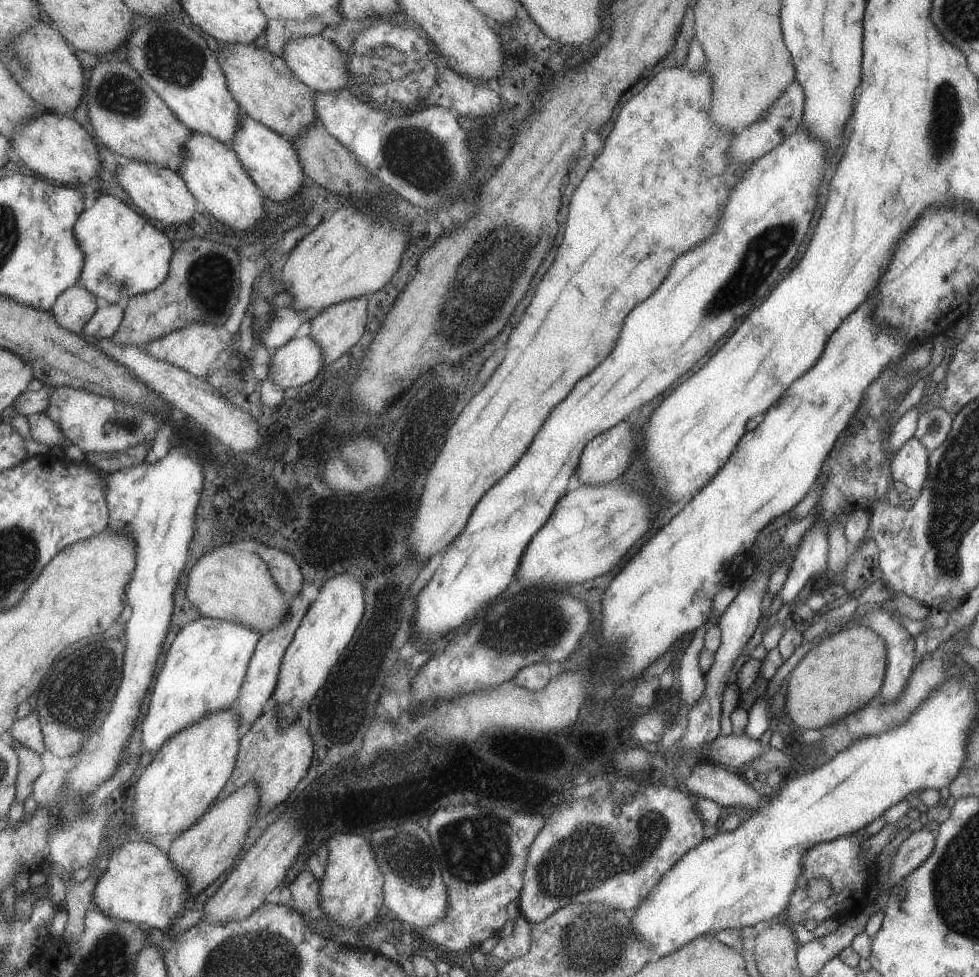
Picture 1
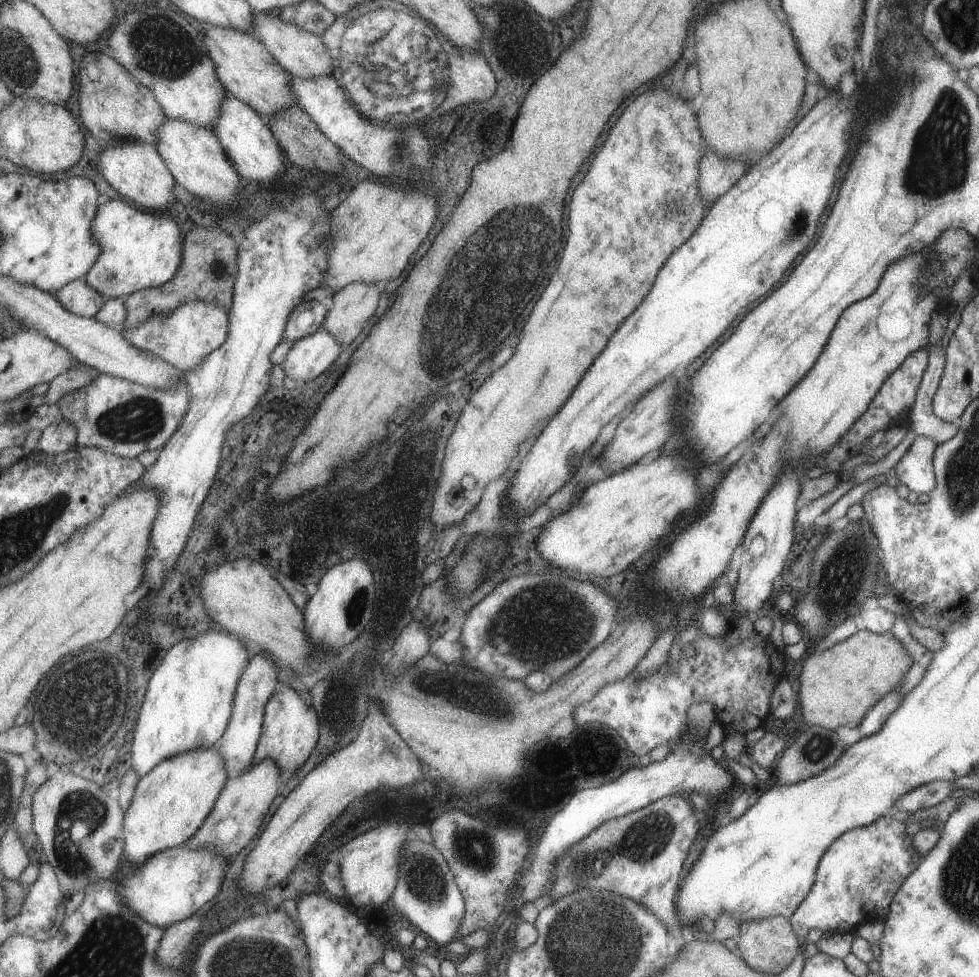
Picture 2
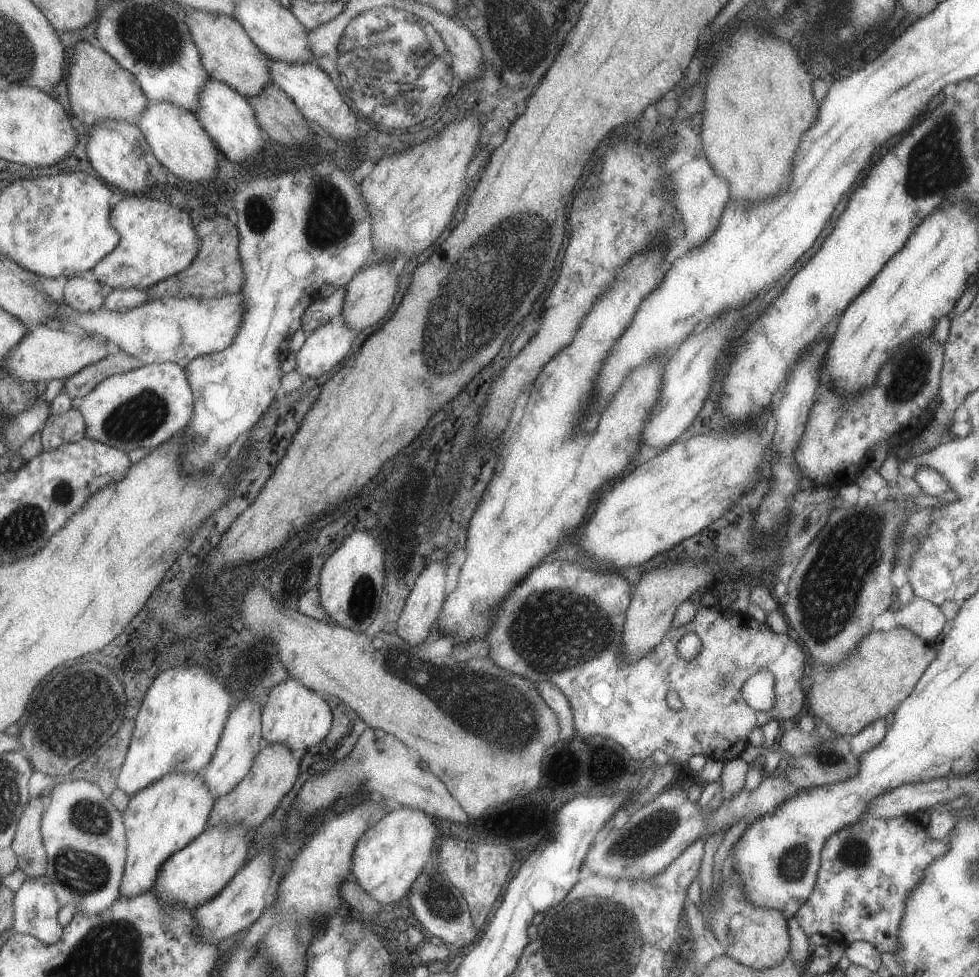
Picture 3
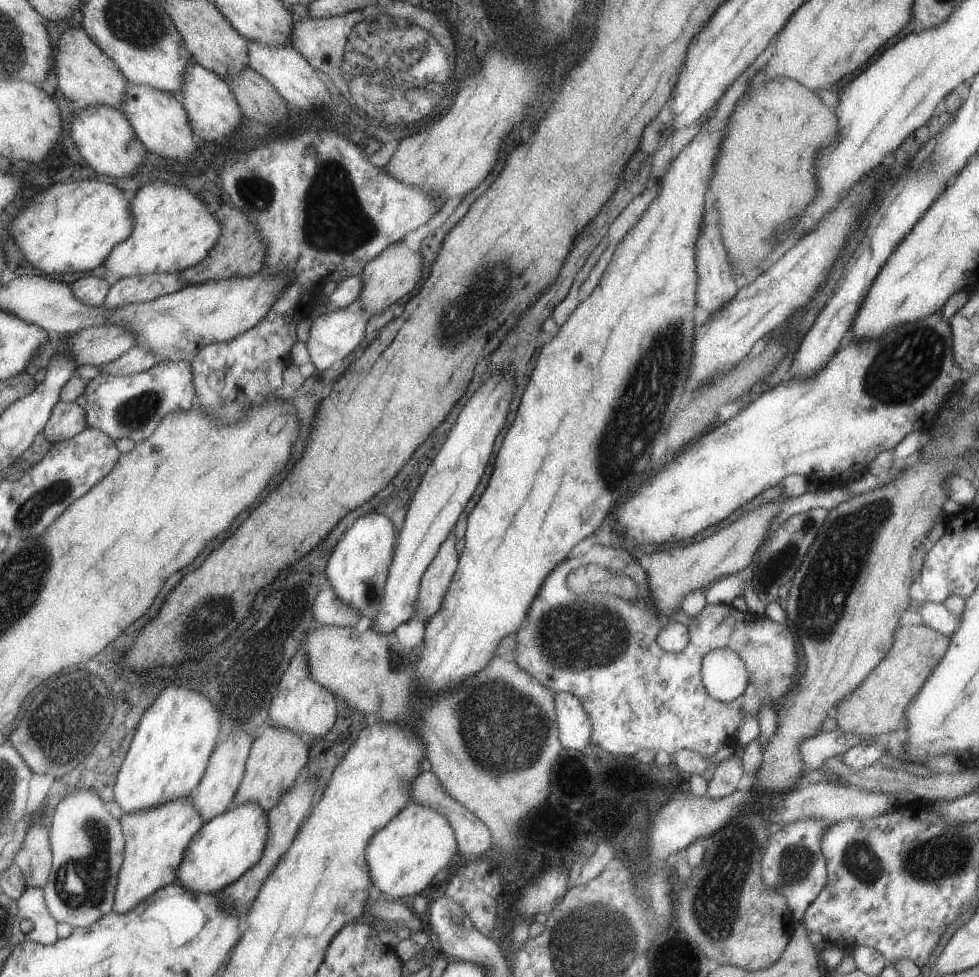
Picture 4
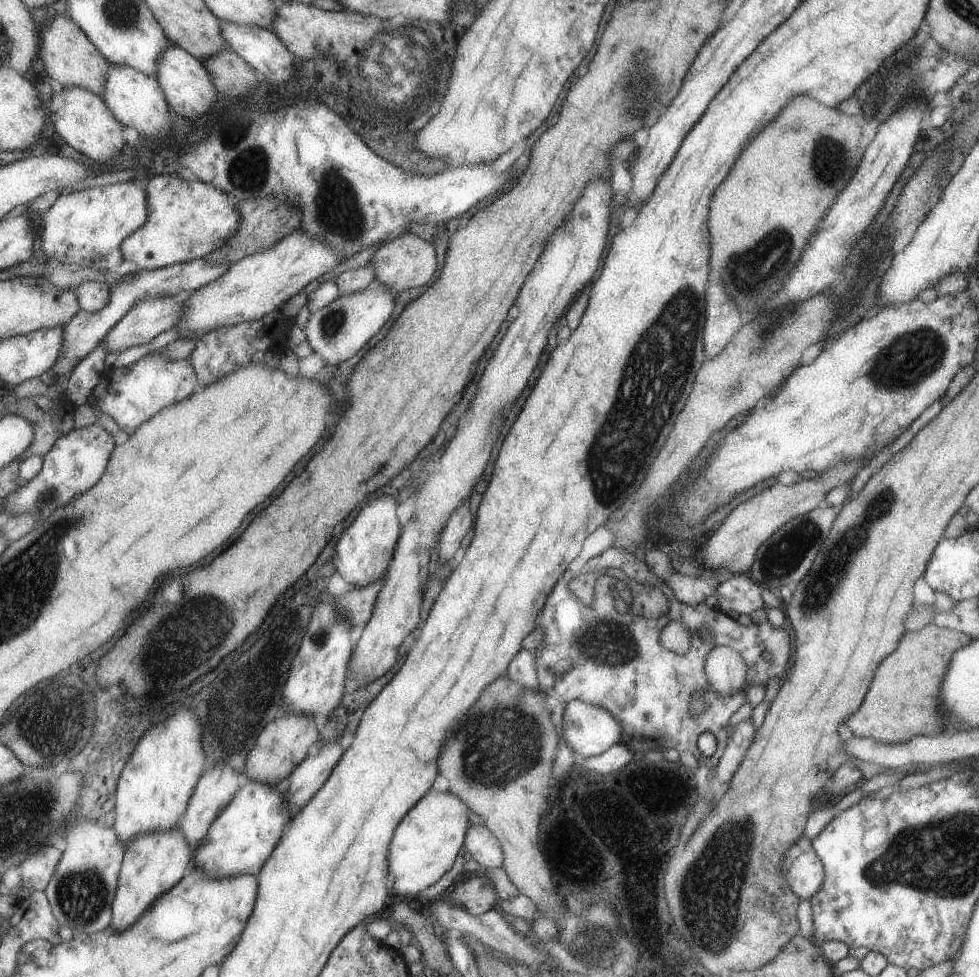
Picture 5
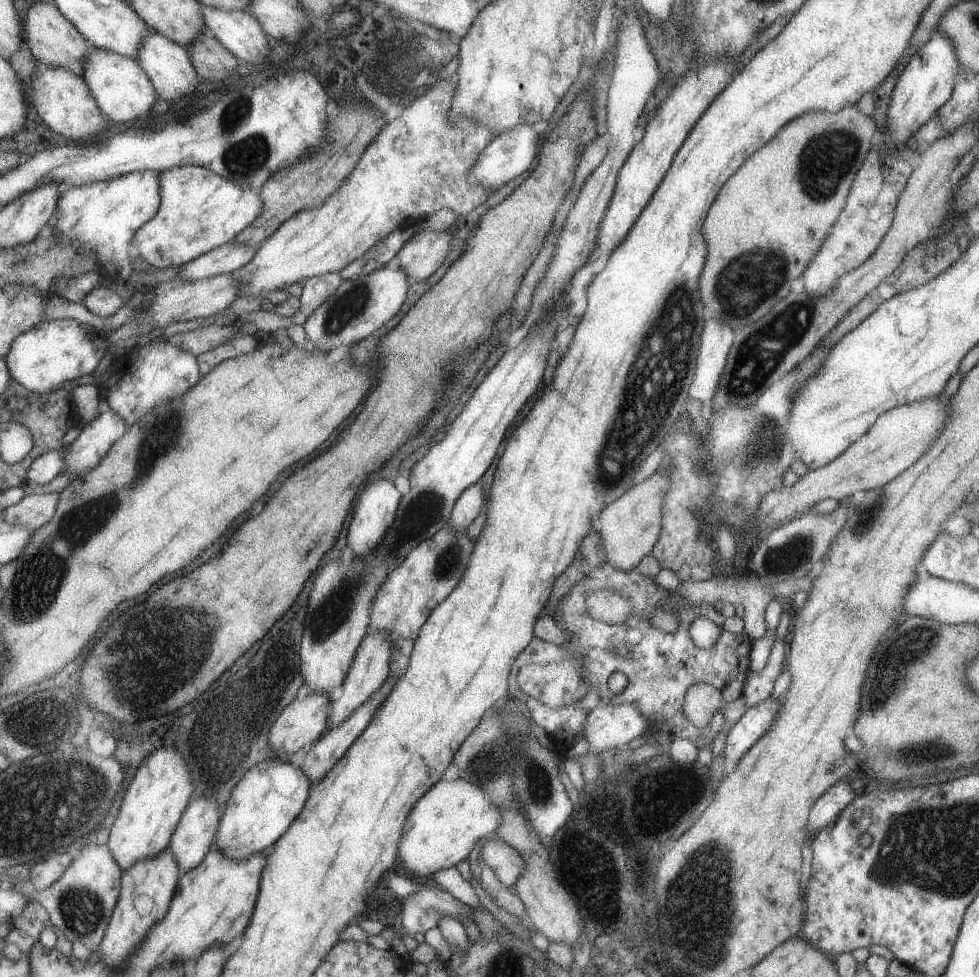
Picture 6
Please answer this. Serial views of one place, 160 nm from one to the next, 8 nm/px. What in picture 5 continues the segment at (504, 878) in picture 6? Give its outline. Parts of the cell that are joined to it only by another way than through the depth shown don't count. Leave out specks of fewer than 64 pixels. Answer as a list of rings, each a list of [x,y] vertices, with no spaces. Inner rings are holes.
[[[471,823],[464,832],[463,848],[466,857],[473,858],[483,868],[499,868],[502,850],[497,839],[485,825]]]

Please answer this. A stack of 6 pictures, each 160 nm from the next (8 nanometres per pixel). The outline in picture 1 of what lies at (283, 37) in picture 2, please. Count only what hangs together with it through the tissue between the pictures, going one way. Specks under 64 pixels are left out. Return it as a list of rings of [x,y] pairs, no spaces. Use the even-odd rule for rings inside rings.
[[[321,35],[297,37],[287,41],[283,47],[281,58],[287,63],[291,72],[305,86],[319,93],[335,92],[348,86],[348,70],[346,69],[345,54],[336,44],[325,40]]]

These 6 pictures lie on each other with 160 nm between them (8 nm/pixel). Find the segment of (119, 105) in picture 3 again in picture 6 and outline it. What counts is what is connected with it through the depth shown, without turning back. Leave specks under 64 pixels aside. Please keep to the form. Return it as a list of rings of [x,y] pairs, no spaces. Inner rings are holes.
[[[35,2],[33,6],[27,8],[25,18],[21,22],[23,42],[27,43],[32,59],[41,62],[45,66],[57,66],[69,70],[73,74],[81,77],[81,66],[83,66],[83,58],[87,56],[87,42],[85,38],[71,26],[71,22],[67,22],[65,18],[50,2]]]

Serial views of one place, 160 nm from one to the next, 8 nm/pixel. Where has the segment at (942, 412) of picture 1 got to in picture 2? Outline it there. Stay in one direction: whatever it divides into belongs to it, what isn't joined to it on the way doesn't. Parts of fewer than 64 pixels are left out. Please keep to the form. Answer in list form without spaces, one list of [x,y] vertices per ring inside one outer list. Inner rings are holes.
[[[938,341],[935,348],[927,346],[927,352],[928,363],[923,371],[907,420],[913,422],[915,436],[931,439],[938,445],[955,434],[957,425],[952,421],[941,420],[932,411],[932,398],[944,367],[944,351],[941,350]]]

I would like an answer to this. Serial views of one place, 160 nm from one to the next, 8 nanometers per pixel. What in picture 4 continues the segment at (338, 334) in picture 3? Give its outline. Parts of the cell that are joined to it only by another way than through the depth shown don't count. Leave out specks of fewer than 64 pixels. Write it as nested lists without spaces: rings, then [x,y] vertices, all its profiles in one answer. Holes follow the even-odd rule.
[[[354,305],[345,309],[327,311],[311,318],[312,323],[310,324],[306,349],[308,350],[309,361],[313,364],[315,370],[321,372],[339,364],[363,338],[368,317],[363,309]]]

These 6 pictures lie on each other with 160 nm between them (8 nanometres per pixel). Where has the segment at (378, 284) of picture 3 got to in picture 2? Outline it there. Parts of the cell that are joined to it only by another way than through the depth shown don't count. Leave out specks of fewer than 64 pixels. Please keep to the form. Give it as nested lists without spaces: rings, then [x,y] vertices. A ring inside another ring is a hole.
[[[349,283],[332,295],[332,306],[323,317],[322,328],[342,346],[363,330],[361,326],[375,312],[379,292],[369,283]]]

